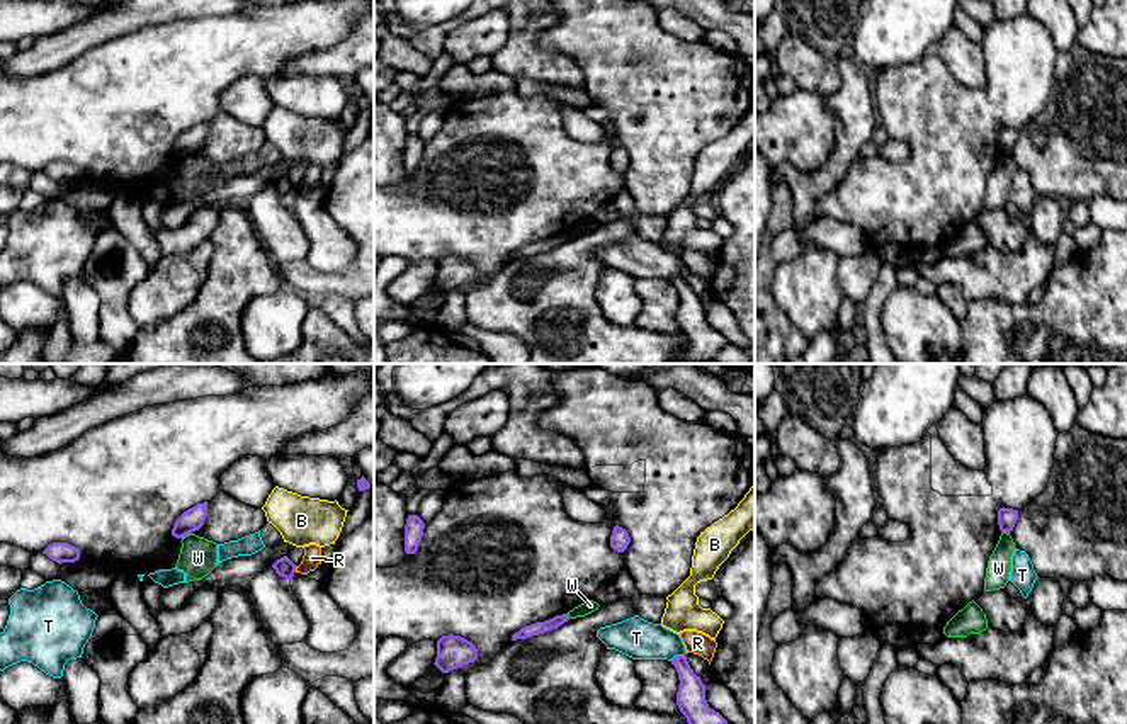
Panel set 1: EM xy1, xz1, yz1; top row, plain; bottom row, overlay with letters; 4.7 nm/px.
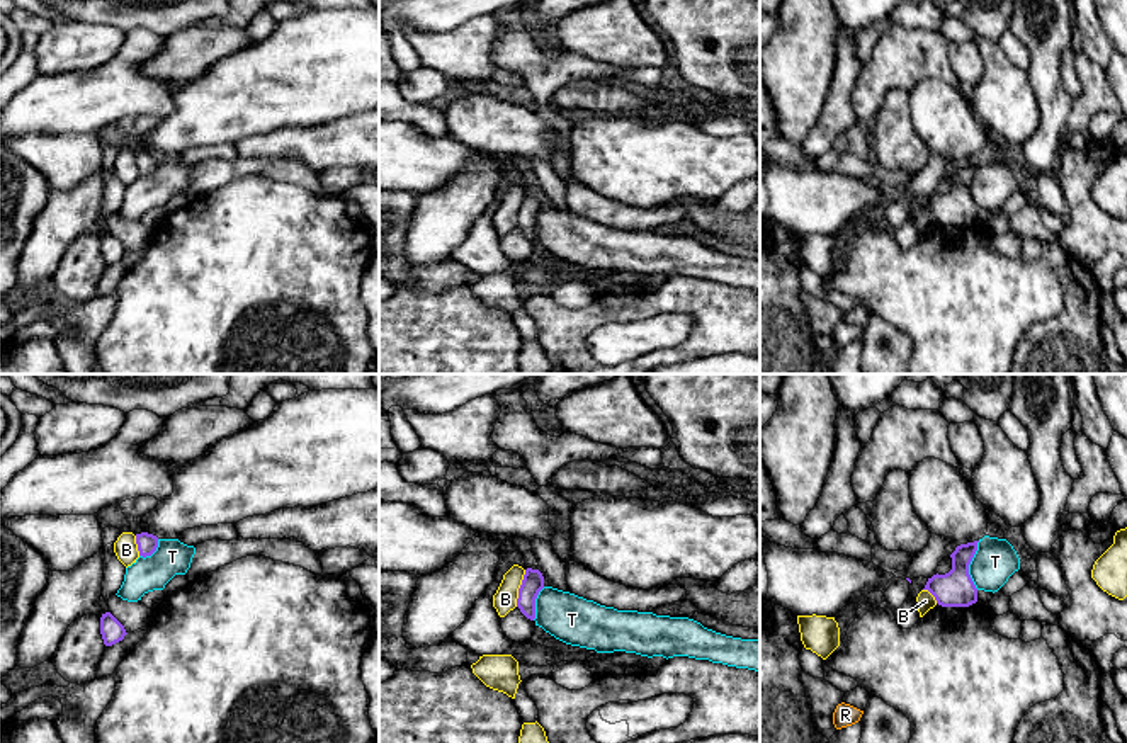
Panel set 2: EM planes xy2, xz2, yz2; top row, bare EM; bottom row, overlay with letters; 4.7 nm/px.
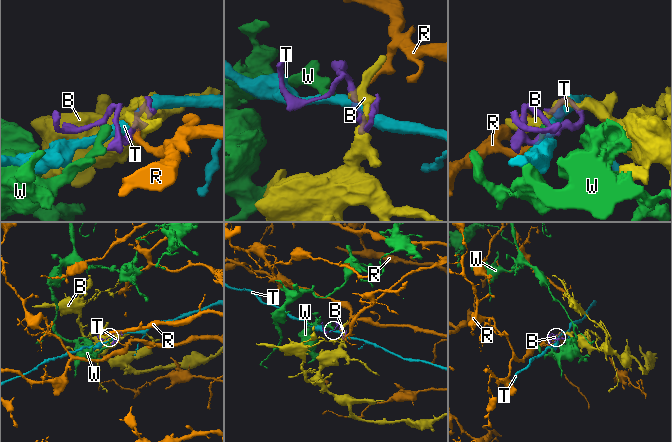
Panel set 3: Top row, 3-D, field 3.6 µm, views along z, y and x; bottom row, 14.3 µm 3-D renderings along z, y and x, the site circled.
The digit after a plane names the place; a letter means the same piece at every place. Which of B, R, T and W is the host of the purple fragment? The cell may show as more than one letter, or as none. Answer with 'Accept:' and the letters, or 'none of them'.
Accept: none of them

